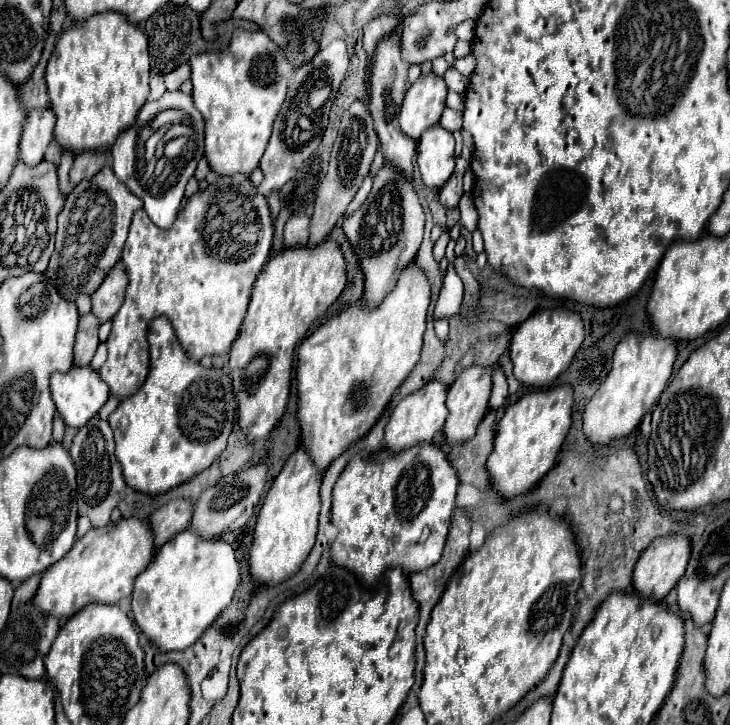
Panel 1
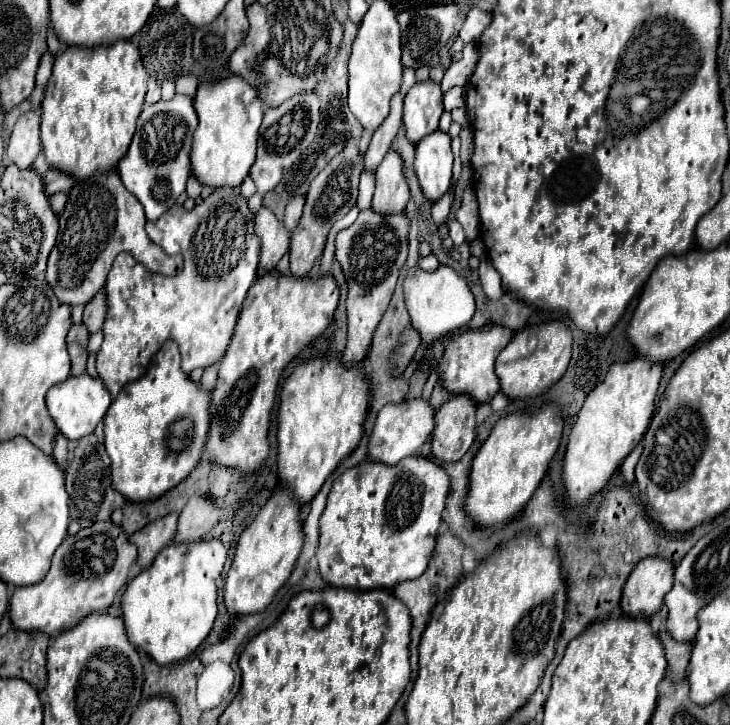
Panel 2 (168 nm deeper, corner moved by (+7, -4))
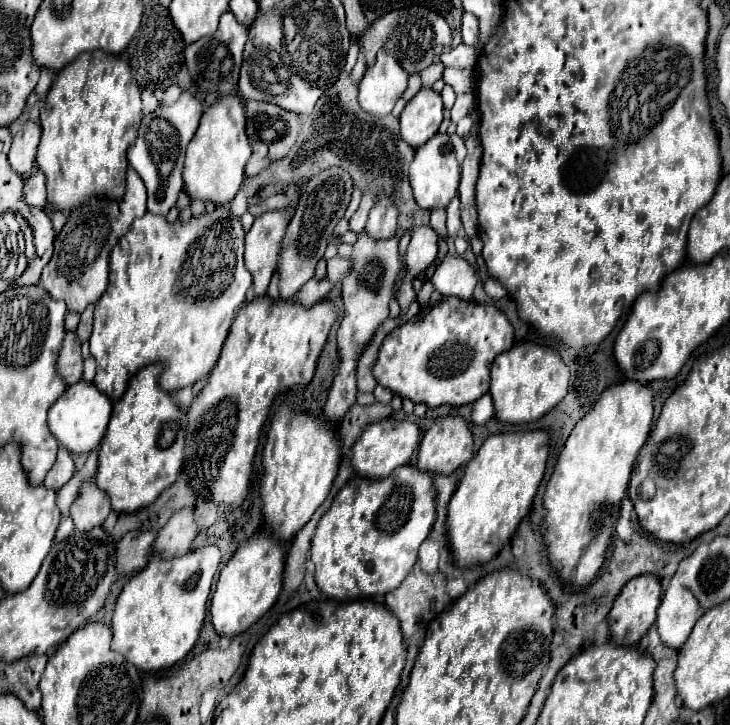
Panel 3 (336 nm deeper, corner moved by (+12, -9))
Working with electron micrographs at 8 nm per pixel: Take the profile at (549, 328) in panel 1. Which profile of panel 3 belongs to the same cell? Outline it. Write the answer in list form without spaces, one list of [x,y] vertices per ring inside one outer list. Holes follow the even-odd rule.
[[[534,342],[514,344],[508,352],[502,352],[492,362],[490,396],[494,400],[496,418],[506,424],[536,422],[566,396],[568,380],[570,370],[556,350]]]

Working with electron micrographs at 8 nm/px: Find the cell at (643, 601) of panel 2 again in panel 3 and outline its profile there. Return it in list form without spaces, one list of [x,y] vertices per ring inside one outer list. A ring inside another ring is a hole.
[[[636,576],[632,578],[614,600],[614,606],[608,614],[608,630],[610,642],[616,646],[638,646],[648,628],[656,622],[656,610],[660,606],[660,580],[656,576]]]

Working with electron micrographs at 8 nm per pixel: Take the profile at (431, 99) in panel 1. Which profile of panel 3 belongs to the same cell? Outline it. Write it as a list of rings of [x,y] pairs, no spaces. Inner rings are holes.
[[[422,88],[402,110],[400,114],[400,132],[402,138],[412,146],[418,148],[426,144],[436,132],[442,122],[442,98],[430,88]]]

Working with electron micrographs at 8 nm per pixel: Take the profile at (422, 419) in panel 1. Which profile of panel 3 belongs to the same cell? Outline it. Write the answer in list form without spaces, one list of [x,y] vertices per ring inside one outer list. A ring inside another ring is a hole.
[[[386,418],[376,424],[368,424],[368,428],[364,428],[360,438],[352,446],[350,464],[356,470],[356,474],[360,474],[364,478],[380,480],[380,478],[390,476],[394,468],[404,466],[408,462],[408,458],[412,456],[412,452],[418,448],[418,442],[420,442],[420,428],[416,422]]]

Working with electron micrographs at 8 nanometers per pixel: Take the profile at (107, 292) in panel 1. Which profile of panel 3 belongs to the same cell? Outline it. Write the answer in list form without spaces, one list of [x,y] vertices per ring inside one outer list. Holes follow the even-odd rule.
[[[88,306],[80,316],[80,324],[78,324],[78,330],[76,330],[76,336],[78,336],[80,342],[86,342],[92,334],[92,312],[94,312],[94,306]]]

